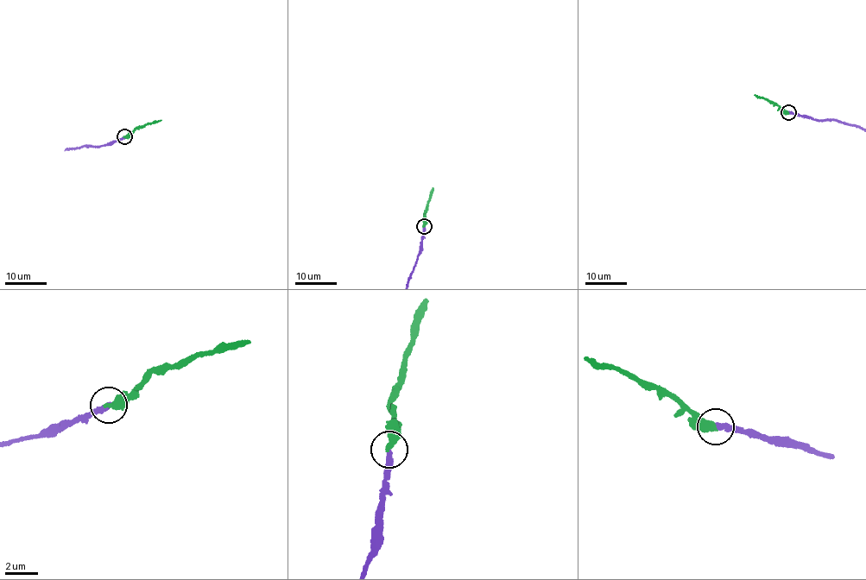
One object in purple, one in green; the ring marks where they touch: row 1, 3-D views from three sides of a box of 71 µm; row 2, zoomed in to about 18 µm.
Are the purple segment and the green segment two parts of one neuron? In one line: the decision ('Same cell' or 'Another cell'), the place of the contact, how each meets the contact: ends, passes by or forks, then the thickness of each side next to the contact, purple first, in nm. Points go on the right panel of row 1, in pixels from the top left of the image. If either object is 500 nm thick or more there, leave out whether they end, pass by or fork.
Same cell. Place: (788, 112). At the ring purple ends. At the ring green ends. Thickness 320 nm (purple) against 420 nm

